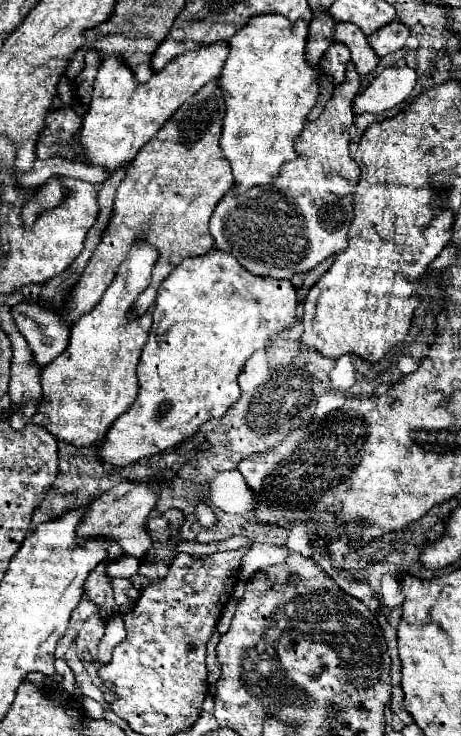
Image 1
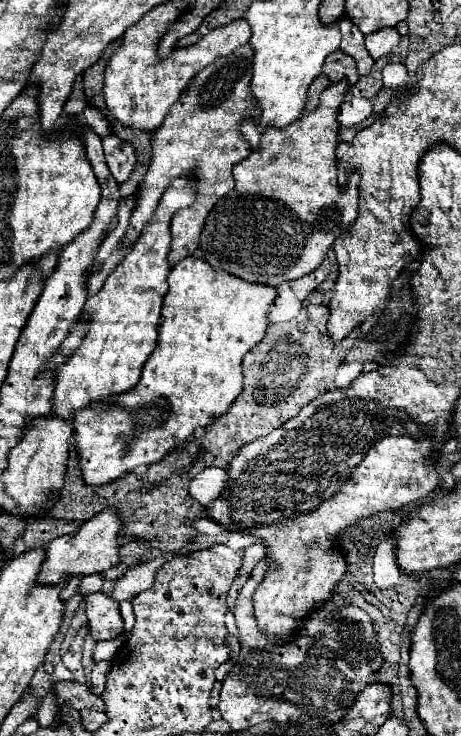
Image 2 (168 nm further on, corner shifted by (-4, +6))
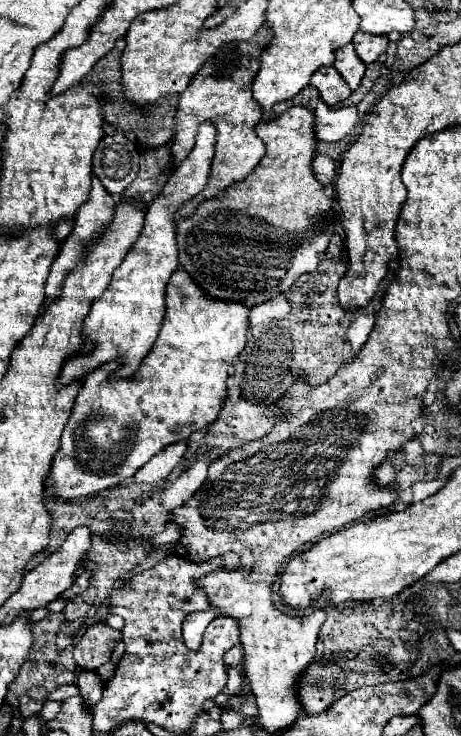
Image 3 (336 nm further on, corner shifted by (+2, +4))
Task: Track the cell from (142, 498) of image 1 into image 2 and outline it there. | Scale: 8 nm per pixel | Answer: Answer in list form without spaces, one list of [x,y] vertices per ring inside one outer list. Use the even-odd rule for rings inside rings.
[[[103,509],[101,513],[93,515],[89,521],[79,525],[73,533],[61,535],[53,539],[47,545],[47,557],[41,565],[39,581],[55,585],[61,583],[61,577],[65,575],[91,575],[91,573],[103,573],[119,563],[119,537],[121,537],[121,515],[115,509]]]

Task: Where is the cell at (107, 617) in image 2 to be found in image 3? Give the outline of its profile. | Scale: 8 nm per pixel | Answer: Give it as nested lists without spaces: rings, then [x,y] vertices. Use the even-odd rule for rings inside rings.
[[[97,623],[87,627],[85,635],[73,649],[77,667],[83,671],[97,671],[111,659],[111,653],[121,639],[122,631],[111,629],[109,625]]]

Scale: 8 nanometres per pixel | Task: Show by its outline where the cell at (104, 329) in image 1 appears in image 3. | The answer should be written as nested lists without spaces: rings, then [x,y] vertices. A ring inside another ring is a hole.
[[[203,123],[197,133],[197,143],[191,149],[191,153],[179,163],[179,167],[171,173],[161,193],[153,199],[153,203],[147,209],[145,227],[131,247],[131,251],[125,255],[121,265],[113,271],[113,279],[109,287],[105,289],[103,297],[95,299],[91,303],[91,311],[83,325],[83,337],[91,339],[95,343],[95,349],[91,355],[77,355],[71,357],[59,379],[57,385],[69,385],[75,379],[83,379],[87,373],[97,369],[99,365],[111,361],[111,359],[123,359],[123,367],[119,369],[119,377],[129,377],[139,367],[143,357],[151,351],[159,325],[163,323],[163,311],[165,311],[165,285],[173,271],[179,269],[177,261],[177,245],[175,245],[175,213],[183,203],[193,199],[197,193],[201,193],[209,181],[211,173],[211,159],[213,159],[213,145],[215,145],[215,127],[211,123]]]

